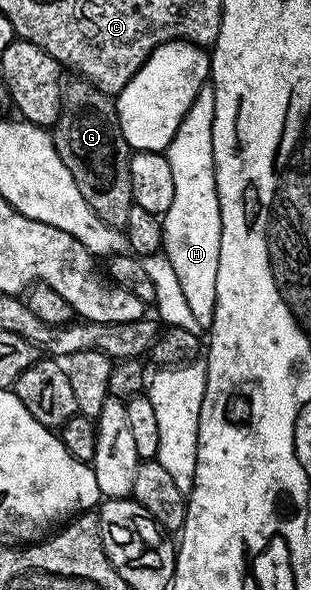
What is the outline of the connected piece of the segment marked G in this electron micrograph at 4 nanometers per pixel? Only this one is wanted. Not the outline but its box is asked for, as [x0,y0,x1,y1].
[51,79,133,230]

